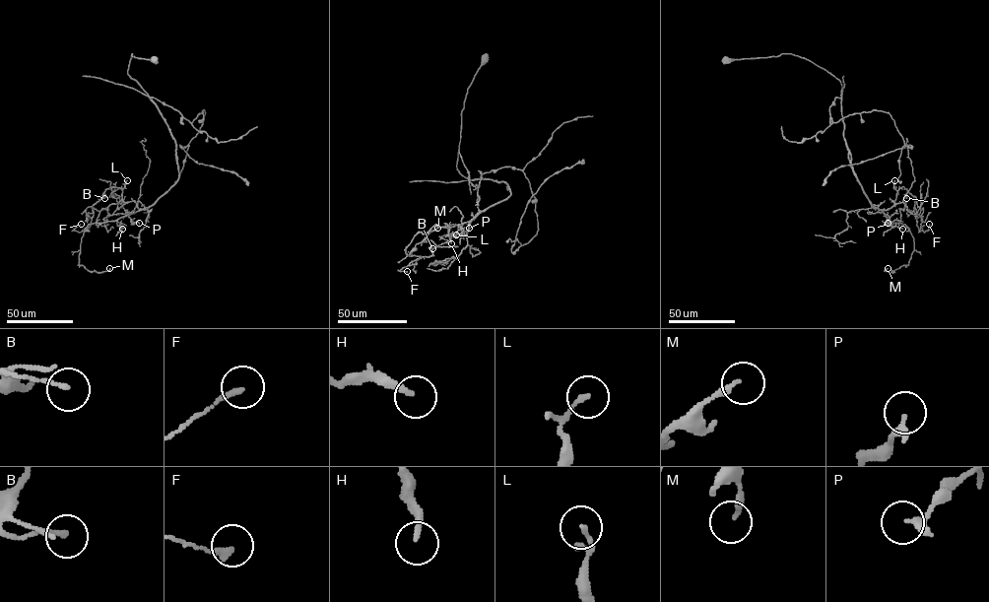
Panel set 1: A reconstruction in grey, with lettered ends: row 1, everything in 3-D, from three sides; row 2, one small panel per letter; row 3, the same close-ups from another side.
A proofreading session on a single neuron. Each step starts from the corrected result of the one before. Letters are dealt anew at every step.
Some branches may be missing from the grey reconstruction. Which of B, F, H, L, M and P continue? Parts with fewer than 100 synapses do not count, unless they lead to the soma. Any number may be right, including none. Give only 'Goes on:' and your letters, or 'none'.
Goes on: none

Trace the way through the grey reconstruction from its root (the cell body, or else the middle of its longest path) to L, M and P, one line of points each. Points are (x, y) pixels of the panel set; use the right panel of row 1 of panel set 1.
L: (727, 60), (791, 53), (830, 73), (841, 85), (850, 166), (874, 207), (888, 210), (894, 204), (894, 180)
M: (727, 60), (791, 53), (840, 82), (850, 167), (870, 203), (914, 238), (908, 264), (888, 268)
P: (727, 60), (791, 53), (810, 60), (838, 80), (850, 167), (870, 203), (890, 217), (888, 223)

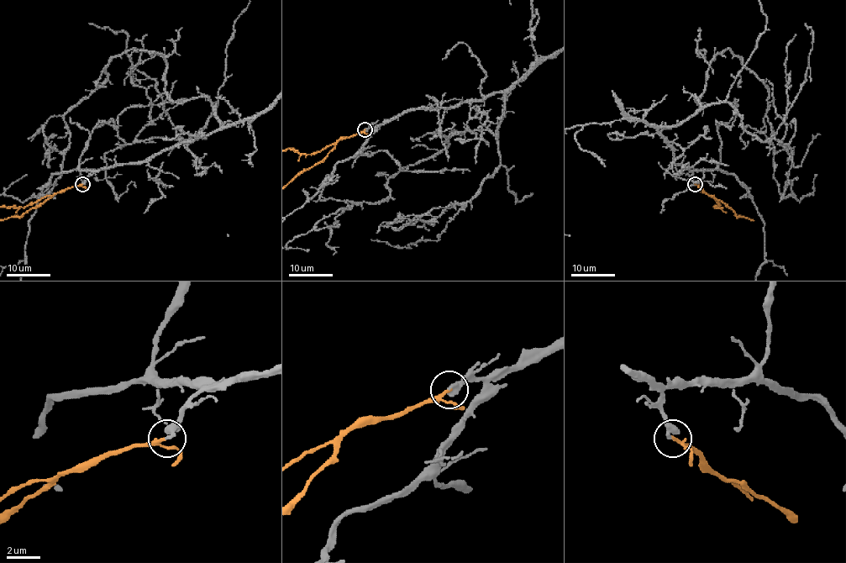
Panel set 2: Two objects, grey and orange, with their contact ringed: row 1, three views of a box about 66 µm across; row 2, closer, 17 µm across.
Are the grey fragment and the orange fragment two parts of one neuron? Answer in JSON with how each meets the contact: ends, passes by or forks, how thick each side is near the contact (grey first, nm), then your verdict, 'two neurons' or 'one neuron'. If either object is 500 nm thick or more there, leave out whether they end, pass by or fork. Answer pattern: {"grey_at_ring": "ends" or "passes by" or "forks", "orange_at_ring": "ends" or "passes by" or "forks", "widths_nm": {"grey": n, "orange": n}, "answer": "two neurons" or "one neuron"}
{"grey_at_ring": "ends", "orange_at_ring": "passes by", "widths_nm": {"grey": 440, "orange": 140}, "answer": "one neuron"}

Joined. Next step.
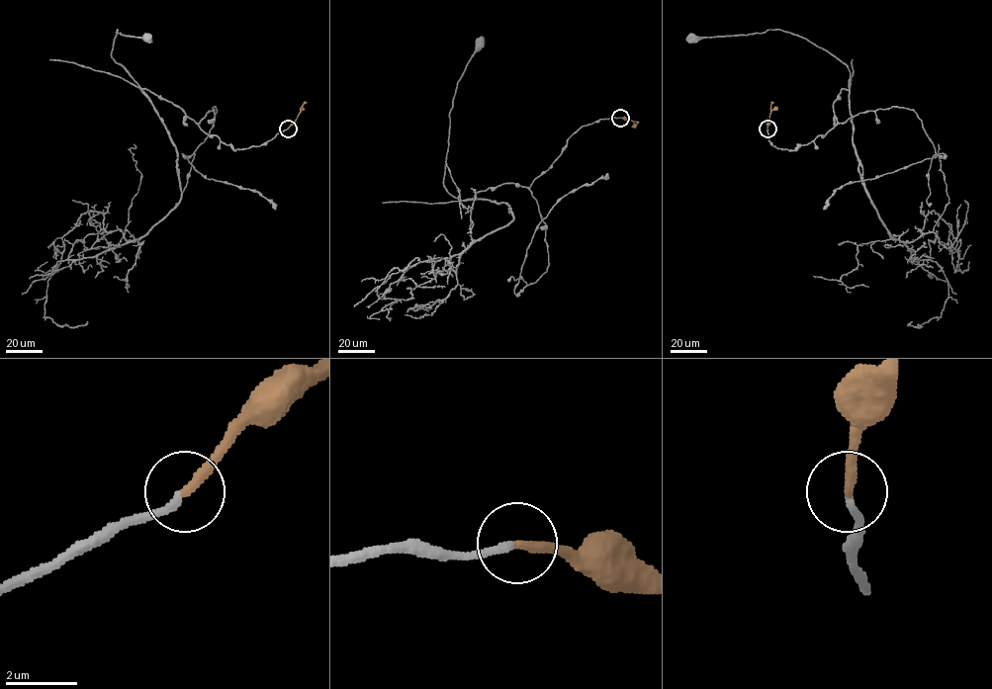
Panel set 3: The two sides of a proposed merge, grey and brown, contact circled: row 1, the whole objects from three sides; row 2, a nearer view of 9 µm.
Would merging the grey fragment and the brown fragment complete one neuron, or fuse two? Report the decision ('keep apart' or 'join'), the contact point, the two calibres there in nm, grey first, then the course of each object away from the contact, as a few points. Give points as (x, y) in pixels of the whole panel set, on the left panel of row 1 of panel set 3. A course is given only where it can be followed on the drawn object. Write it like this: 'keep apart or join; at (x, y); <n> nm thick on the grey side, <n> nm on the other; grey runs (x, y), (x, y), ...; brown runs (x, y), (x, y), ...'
join; at (288, 129); 200 nm thick on the grey side, 280 nm on the other; grey runs (288, 129), (259, 145), (236, 150), (209, 135), (180, 108), (141, 90), (111, 56), (117, 30), (149, 39); brown runs (288, 129), (307, 102)

